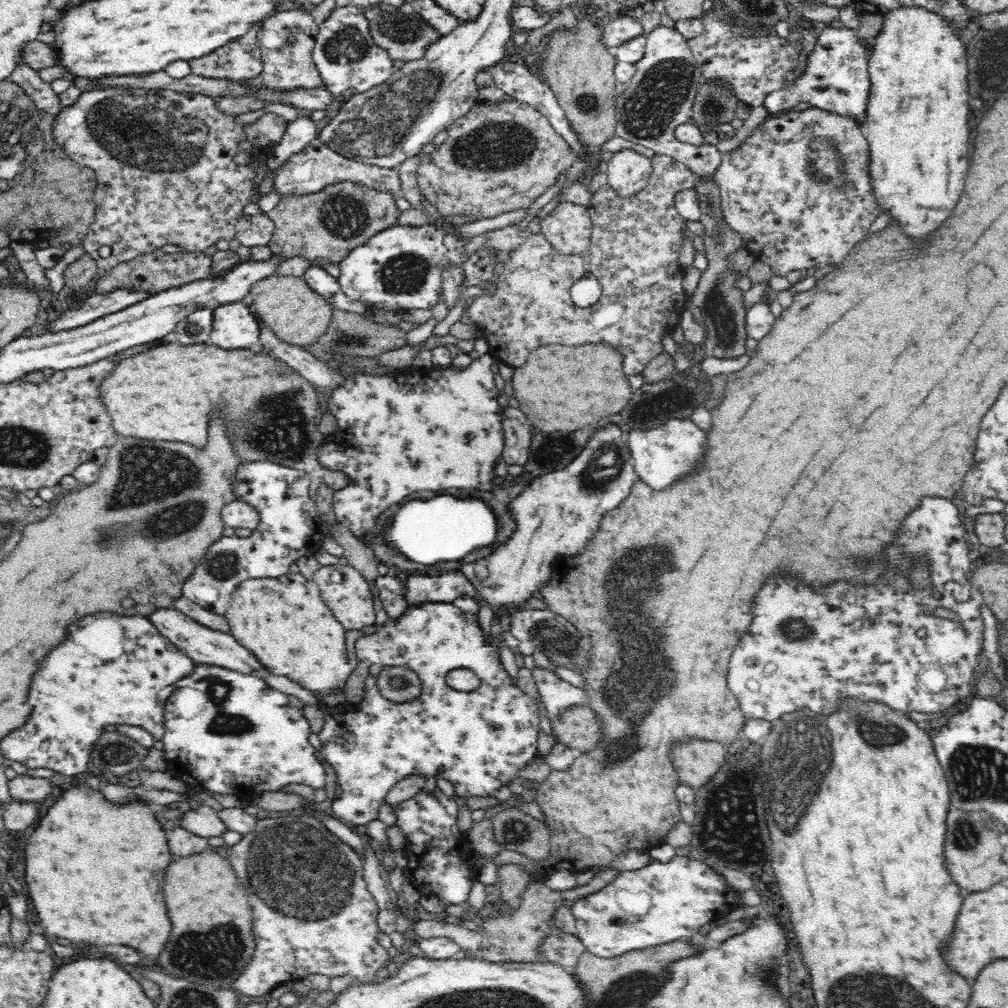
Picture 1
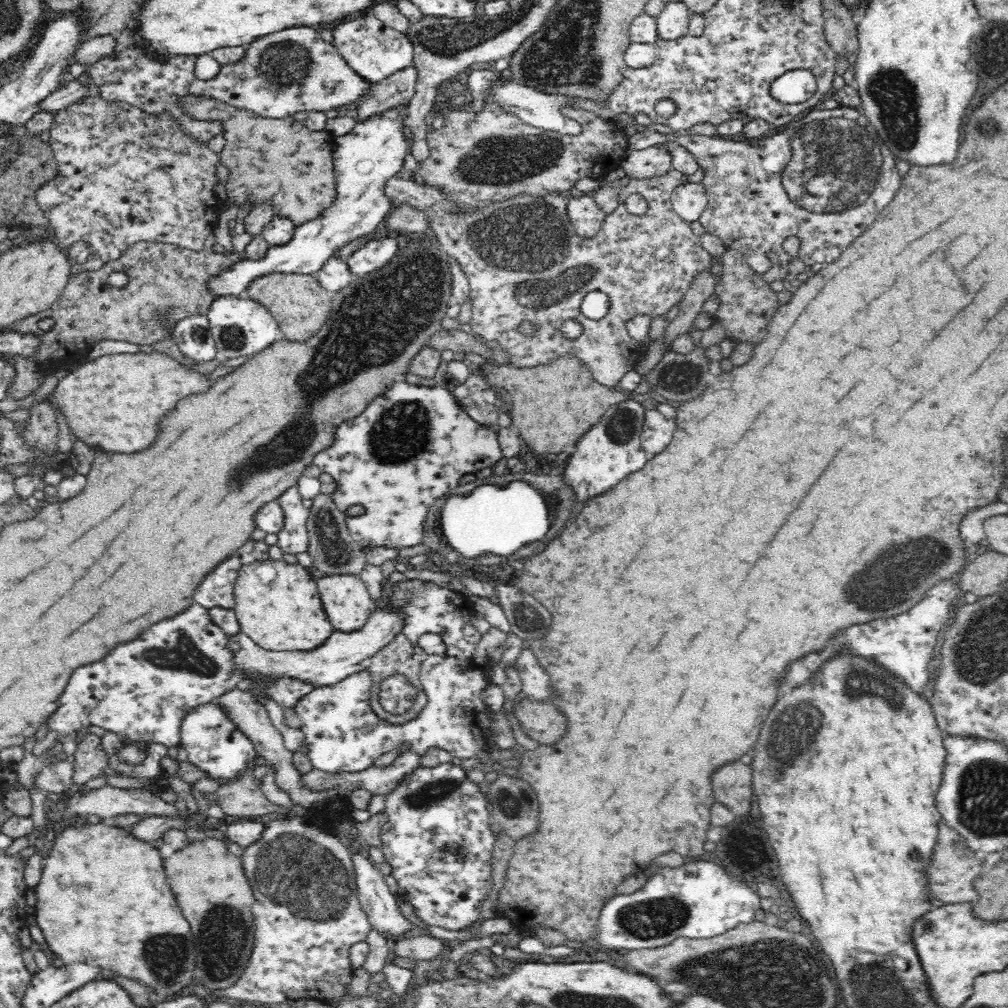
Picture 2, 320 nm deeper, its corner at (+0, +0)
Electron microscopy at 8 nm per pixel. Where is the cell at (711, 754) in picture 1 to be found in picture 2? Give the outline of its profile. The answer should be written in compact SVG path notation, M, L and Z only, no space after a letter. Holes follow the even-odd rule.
M728 762L710 774L714 798L734 814L746 814L752 800L750 768L742 762Z

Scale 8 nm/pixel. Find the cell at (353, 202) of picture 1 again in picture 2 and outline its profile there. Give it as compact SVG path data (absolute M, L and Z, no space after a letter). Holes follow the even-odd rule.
M184 96L180 104L192 118L217 120L222 123L224 137L227 139L221 154L222 163L230 171L226 183L227 194L228 199L232 198L236 206L257 205L268 201L275 205L278 216L289 218L293 226L299 227L321 216L322 212L327 211L336 202L337 185L332 162L333 138L325 130L310 131L293 116L278 119L262 118L256 113L232 108L223 102L204 96L200 98Z

